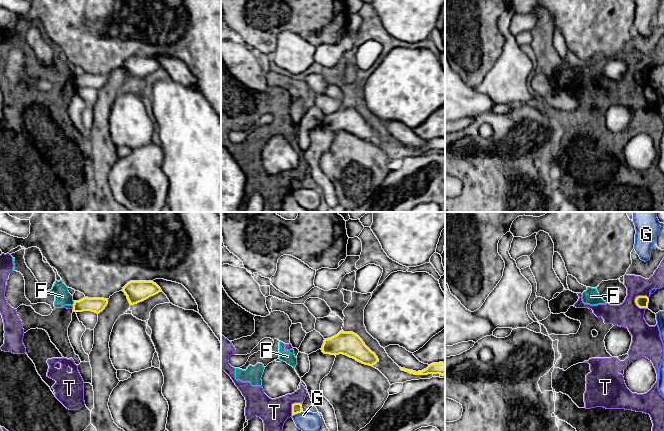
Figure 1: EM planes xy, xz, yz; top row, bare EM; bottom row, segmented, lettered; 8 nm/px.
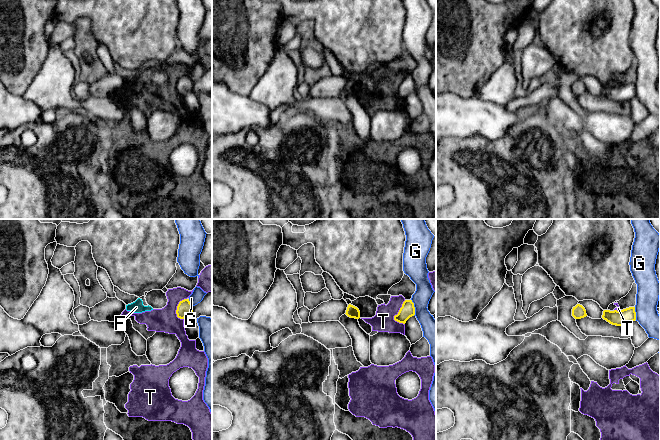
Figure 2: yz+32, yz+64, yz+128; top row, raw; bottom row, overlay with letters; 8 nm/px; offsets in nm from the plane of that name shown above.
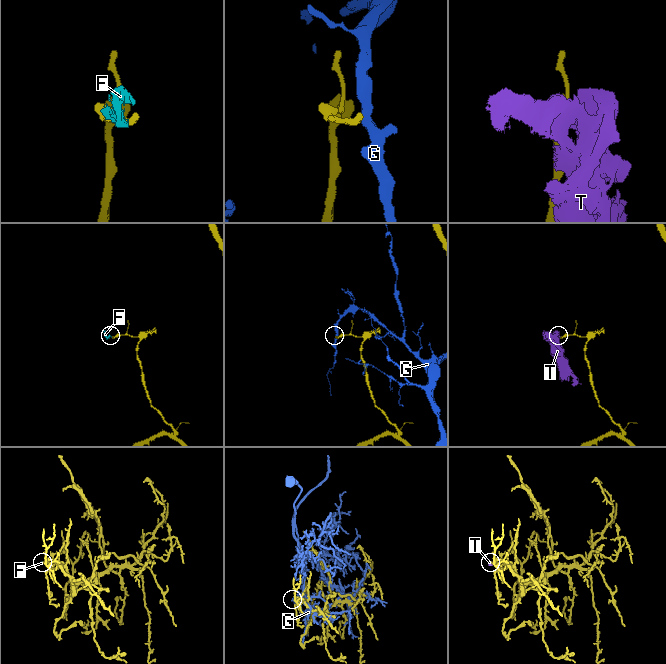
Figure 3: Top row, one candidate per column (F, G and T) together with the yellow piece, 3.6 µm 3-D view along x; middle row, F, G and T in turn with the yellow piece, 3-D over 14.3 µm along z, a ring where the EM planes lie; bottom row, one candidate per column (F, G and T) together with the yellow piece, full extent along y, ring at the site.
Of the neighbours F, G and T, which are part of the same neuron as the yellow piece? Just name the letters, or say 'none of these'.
none of these

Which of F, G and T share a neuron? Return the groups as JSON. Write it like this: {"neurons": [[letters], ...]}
{"neurons": [["F", "T"], ["G"]]}

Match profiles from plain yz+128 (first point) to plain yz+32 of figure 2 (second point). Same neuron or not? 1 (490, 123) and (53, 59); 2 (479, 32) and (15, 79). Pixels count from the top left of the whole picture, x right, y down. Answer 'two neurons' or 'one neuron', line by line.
1: one neuron
2: one neuron

